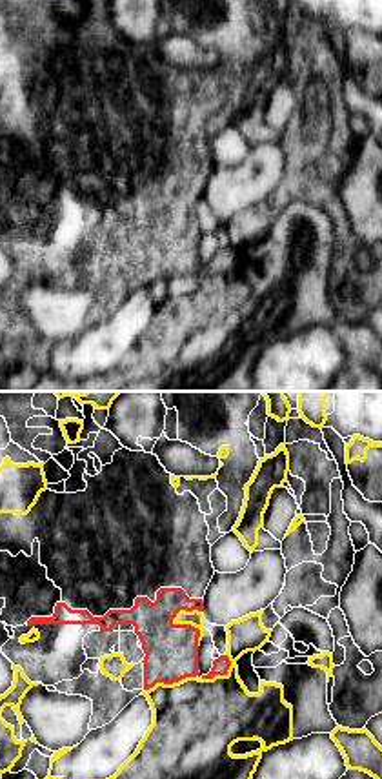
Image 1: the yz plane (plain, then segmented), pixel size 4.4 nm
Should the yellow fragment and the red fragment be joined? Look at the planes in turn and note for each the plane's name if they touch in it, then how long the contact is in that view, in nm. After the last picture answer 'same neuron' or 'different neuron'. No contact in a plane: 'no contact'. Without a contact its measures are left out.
contact in yz; length 190 nm

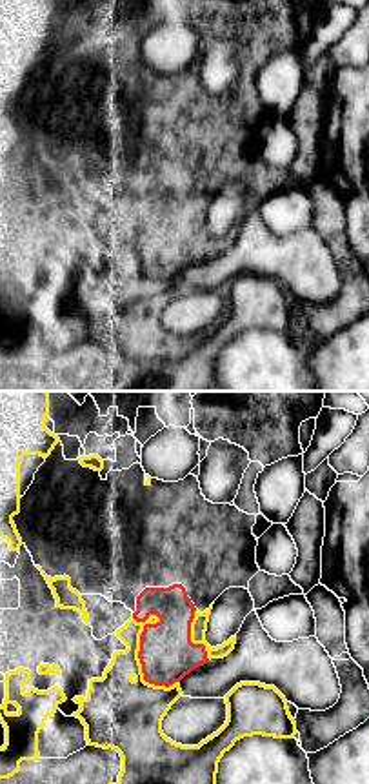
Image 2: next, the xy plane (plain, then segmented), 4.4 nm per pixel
contact in xy; length 360 nm

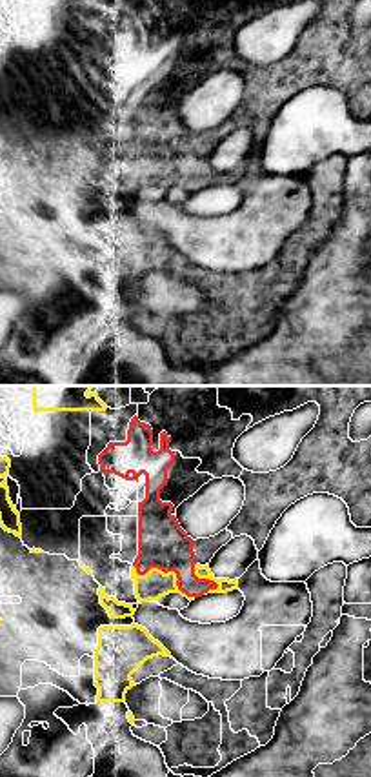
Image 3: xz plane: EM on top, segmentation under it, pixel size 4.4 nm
contact in xz; length 320 nm

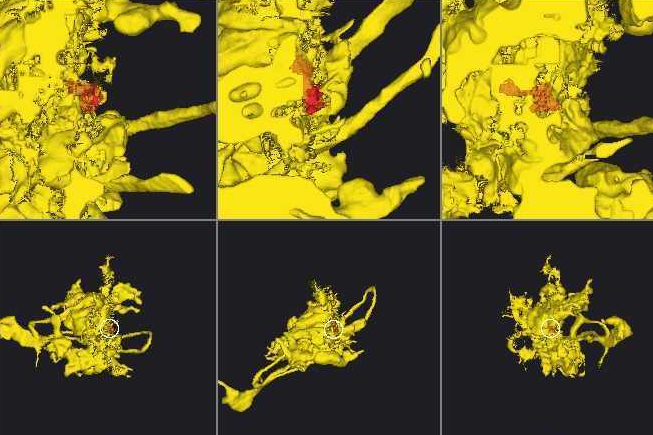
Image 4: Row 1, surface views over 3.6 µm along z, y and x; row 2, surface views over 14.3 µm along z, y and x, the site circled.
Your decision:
different neuron

